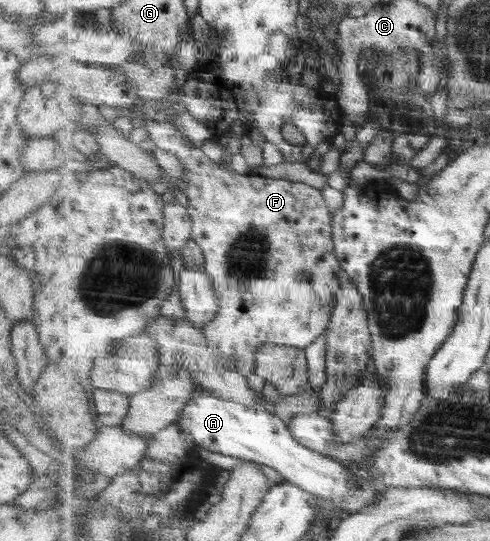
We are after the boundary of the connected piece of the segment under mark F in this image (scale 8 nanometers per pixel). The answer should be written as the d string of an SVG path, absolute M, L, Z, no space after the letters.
M141 103L136 105L132 110L133 114L136 114L139 118L144 120L146 128L152 133L152 137L156 140L159 147L164 148L166 151L174 152L184 162L186 166L186 174L181 176L184 182L187 182L188 186L185 189L185 194L189 198L189 213L193 218L193 237L200 246L203 248L203 252L206 256L206 271L213 277L213 281L216 282L216 291L220 297L220 311L217 318L212 320L207 326L201 328L208 338L209 346L213 350L222 352L222 363L230 365L234 369L238 366L240 357L249 354L254 356L255 352L265 344L279 344L279 346L287 345L293 347L300 347L306 349L307 346L311 346L313 342L328 332L328 326L332 323L334 312L338 303L337 290L341 290L341 284L345 283L344 271L339 262L340 257L336 254L336 238L334 233L334 218L332 210L328 206L328 200L323 196L322 189L315 188L313 185L298 183L297 181L289 182L289 179L275 179L275 178L263 178L263 176L253 174L239 174L231 167L225 167L221 163L215 162L211 157L207 156L206 152L202 148L189 147L189 139L187 136L178 129L178 126L171 121L156 122L155 119L151 119L143 114L140 109Z

